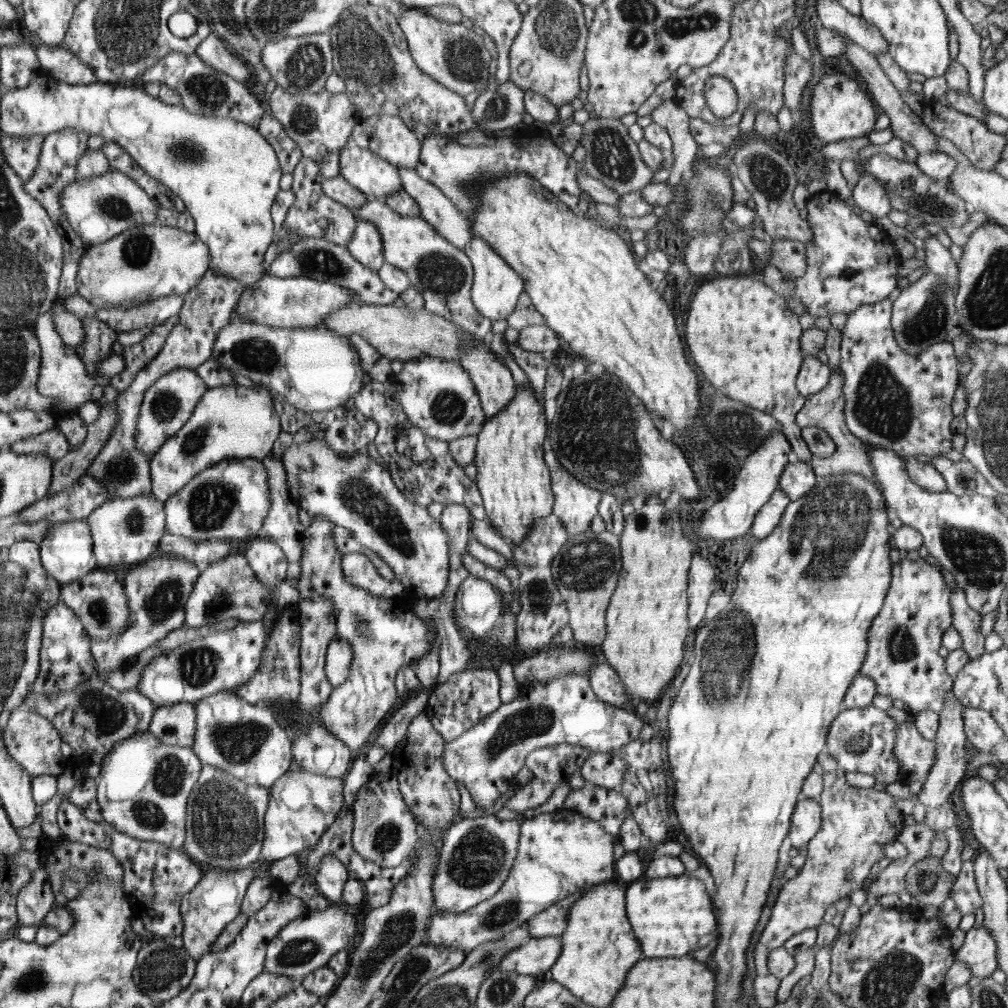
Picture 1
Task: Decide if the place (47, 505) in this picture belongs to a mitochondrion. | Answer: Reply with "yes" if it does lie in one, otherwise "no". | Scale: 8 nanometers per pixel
no

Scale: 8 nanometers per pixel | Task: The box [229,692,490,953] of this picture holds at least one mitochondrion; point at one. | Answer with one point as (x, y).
(388, 836)

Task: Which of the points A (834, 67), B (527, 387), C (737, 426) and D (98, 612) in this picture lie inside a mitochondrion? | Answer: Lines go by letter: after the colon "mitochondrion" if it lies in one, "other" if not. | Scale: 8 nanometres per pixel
A: other
B: other
C: mitochondrion
D: mitochondrion

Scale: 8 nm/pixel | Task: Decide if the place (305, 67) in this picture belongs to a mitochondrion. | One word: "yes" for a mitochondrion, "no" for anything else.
yes

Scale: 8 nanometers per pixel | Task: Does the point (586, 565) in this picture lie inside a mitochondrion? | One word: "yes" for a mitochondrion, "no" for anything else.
yes

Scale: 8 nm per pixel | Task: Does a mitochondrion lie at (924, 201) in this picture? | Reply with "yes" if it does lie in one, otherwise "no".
yes

